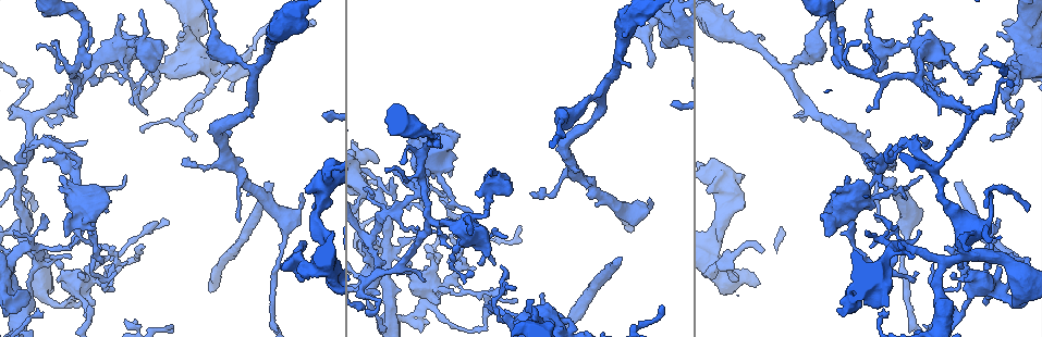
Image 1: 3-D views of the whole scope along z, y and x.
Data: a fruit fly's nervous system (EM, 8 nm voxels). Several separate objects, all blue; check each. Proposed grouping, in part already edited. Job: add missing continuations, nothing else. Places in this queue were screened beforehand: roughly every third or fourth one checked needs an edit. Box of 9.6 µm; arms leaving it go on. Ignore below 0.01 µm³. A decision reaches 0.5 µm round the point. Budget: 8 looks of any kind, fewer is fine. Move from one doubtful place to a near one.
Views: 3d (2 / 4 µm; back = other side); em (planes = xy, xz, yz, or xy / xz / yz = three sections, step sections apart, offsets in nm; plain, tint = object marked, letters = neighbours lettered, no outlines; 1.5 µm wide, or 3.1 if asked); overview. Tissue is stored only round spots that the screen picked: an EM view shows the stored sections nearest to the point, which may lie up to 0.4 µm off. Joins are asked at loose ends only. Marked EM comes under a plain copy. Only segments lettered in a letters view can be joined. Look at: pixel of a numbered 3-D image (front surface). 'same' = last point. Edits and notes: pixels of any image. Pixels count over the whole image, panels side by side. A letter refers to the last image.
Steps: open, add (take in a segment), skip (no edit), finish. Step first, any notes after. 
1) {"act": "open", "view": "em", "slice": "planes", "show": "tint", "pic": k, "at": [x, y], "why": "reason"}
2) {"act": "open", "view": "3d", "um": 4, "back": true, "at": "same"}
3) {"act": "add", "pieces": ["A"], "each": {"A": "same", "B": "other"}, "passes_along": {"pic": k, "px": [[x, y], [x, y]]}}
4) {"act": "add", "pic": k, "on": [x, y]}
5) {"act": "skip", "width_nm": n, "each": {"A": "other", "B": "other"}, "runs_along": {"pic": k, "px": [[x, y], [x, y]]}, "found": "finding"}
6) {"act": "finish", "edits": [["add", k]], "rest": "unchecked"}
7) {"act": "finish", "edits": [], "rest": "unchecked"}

{"act": "open", "view": "em", "slice": "planes", "show": "letters", "pic": 1, "at": [1000, 221], "why": "tapers out"}

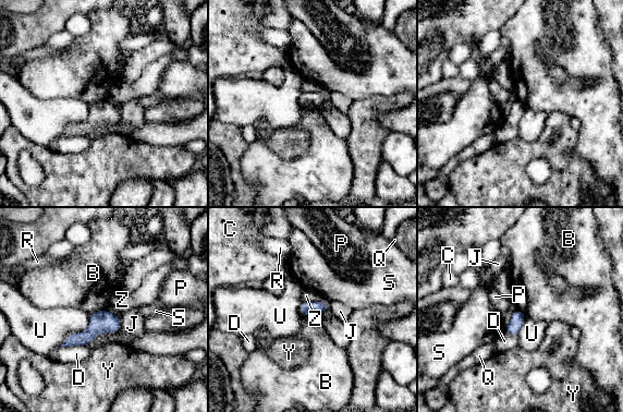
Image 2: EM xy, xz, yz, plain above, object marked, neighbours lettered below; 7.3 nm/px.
{"act": "skip", "longest_contact_nm": ["U", 320], "each": {"B": "other", "C": "other", "D": "other", "J": "other", "P": "other", "Q": "other", "R": "other", "S": "other", "U": "other", "Y": "other", "Z": "other"}, "border": {"pic": 2, "px": [[90, 316], [86, 329], [59, 346]]}, "found": "no lettered segment goes on from it"}

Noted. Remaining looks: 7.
{"act": "open", "view": "3d", "um": 2, "pic": 1, "at": [963, 267], "why": "thin end"}

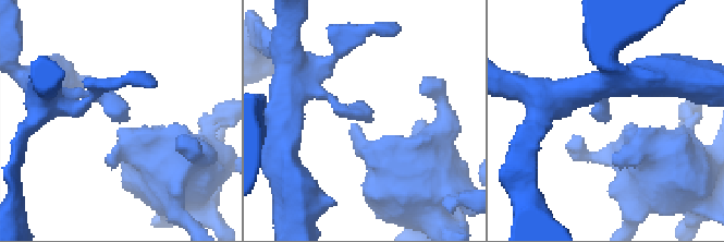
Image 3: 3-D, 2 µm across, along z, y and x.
{"act": "open", "view": "em", "slice": "planes", "show": "letters", "pic": 3, "at": [127, 120], "why": "now the EM"}

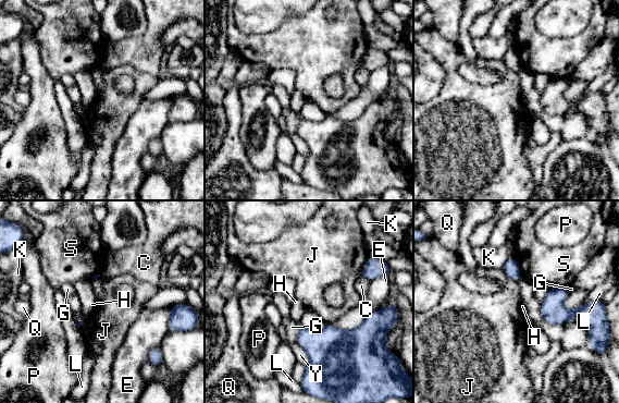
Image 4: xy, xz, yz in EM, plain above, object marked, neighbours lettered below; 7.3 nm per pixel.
{"act": "skip", "each": {"C": "other", "E": "other", "G": "other", "H": "other", "J": "other", "K": "other", "L": "other", "P": "other", "Q": "other", "S": "other", "Y": "other"}, "border": {"pic": 4, "px": [[500, 269], [517, 282]]}, "found": "none of them fits"}

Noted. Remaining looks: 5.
{"act": "open", "view": "3d", "um": 4, "back": true, "pic": 1, "at": [957, 182], "why": "free end"}

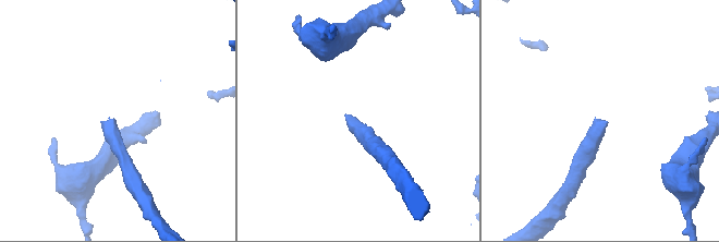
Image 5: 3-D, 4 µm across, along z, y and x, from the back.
{"act": "open", "view": "em", "slice": "xy", "step": 8, "show": "tint", "pic": 5, "at": [344, 116]}

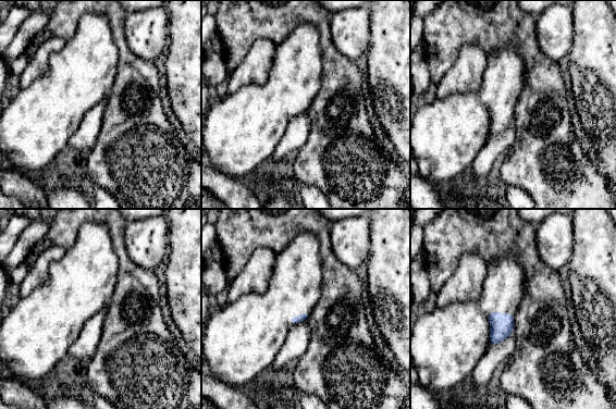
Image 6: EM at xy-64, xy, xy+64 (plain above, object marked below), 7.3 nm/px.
{"act": "open", "view": "em", "slice": "xy", "step": 8, "show": "letters", "at": "same"}

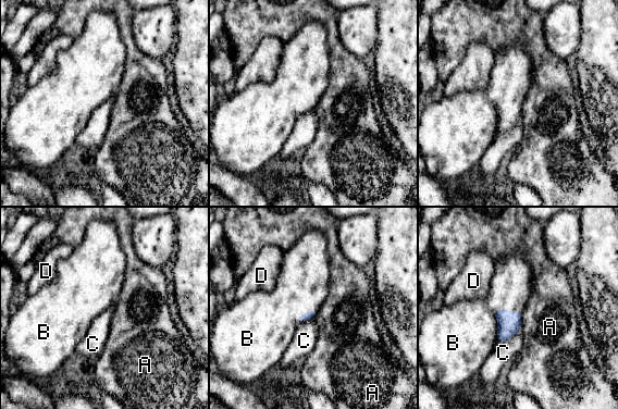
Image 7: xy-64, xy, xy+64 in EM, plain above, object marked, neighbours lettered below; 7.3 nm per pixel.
{"act": "add", "pieces": ["B"], "longest_contact_nm": ["B", 320], "each": {"A": "other", "B": "same", "C": "other", "D": "other"}, "found": "the neuron continues"}

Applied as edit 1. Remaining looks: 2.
{"act": "finish", "edits": [["add", 7]], "rest": "unchecked"}

